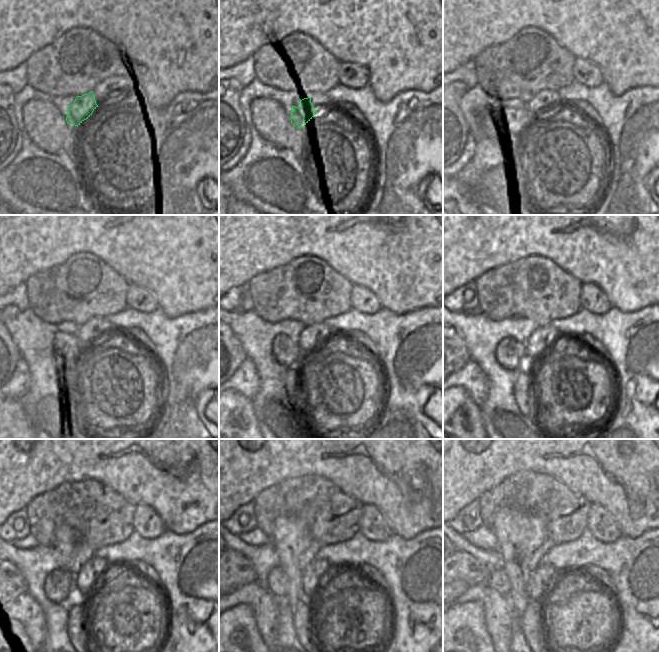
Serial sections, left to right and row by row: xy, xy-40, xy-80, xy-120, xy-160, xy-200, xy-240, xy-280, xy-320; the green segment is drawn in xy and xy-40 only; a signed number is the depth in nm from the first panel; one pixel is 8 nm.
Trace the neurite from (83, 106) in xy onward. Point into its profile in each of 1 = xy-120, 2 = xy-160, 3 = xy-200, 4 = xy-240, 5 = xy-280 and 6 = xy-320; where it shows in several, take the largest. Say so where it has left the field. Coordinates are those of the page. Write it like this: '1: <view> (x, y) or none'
1: xy-120 (66, 346)
2: xy-160 (287, 352)
3: xy-200 (509, 353)
4: xy-240 (58, 584)
5: xy-280 (277, 581)
6: xy-320 (497, 580)

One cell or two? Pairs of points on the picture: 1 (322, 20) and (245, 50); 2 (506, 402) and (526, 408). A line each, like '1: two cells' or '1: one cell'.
1: one cell
2: two cells

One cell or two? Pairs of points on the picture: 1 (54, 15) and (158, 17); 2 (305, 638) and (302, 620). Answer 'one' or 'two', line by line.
1: one
2: one

